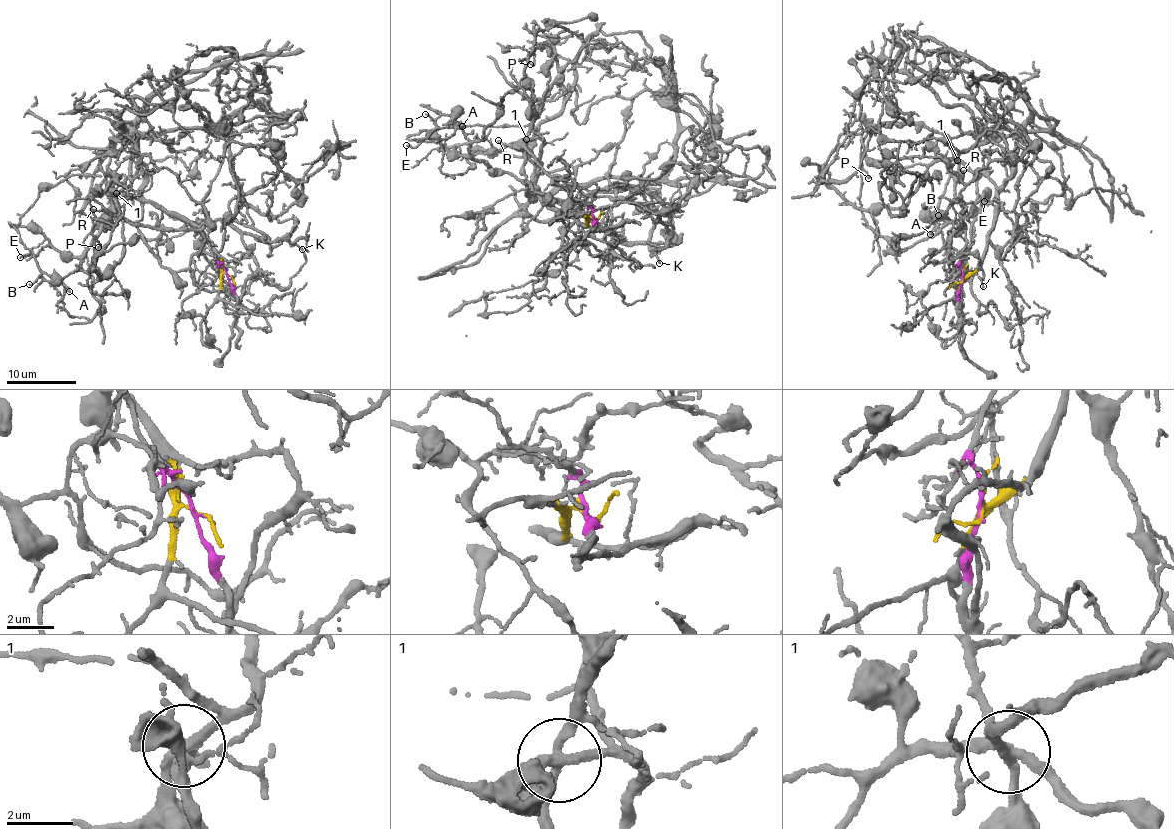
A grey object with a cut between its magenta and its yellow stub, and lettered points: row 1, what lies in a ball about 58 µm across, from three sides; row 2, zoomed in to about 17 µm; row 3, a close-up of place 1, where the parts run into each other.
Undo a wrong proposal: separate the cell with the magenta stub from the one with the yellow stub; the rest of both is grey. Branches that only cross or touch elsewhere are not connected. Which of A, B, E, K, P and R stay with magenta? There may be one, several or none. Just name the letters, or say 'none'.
K, P, R

